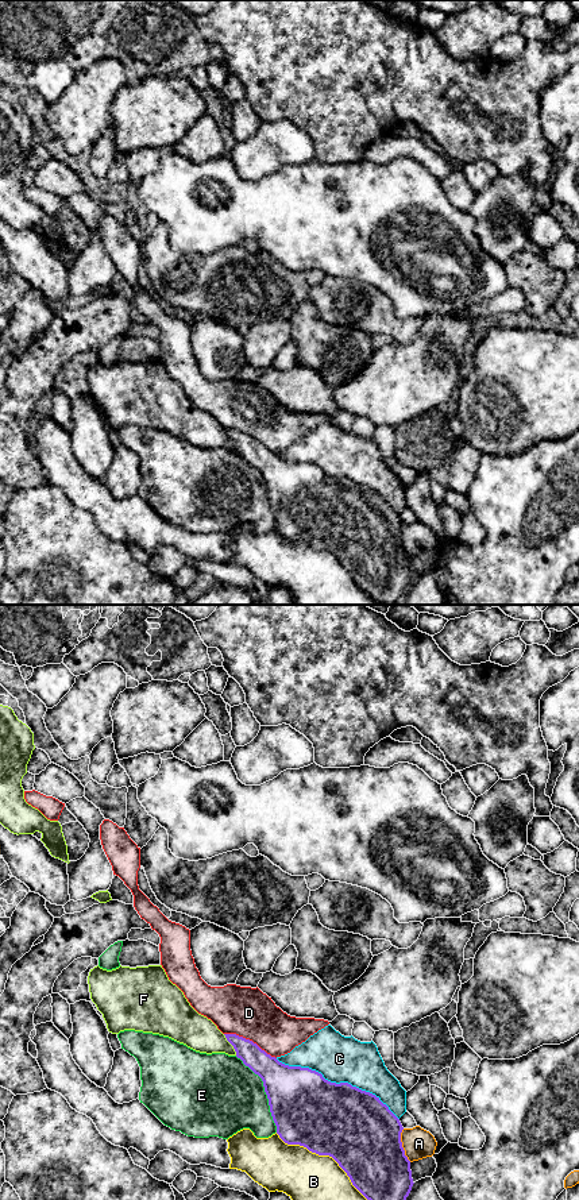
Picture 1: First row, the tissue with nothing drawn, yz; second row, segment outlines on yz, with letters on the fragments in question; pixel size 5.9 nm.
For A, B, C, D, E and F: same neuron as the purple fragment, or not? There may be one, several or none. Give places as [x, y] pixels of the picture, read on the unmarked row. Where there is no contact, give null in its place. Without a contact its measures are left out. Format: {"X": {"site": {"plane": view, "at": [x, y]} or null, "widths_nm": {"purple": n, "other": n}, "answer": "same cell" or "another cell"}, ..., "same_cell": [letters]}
{"A": {"site": {"plane": "yz", "at": [401, 540]}, "widths_nm": {"purple": 440, "other": 180}, "answer": "another cell"}, "B": {"site": {"plane": "yz", "at": [331, 551]}, "widths_nm": {"purple": 440, "other": 360}, "answer": "another cell"}, "C": {"site": {"plane": "yz", "at": [338, 479]}, "widths_nm": {"purple": 440, "other": 280}, "answer": "another cell"}, "D": {"site": {"plane": "yz", "at": [249, 435]}, "widths_nm": {"purple": 160, "other": 300}, "answer": "another cell"}, "E": {"site": {"plane": "yz", "at": [265, 486]}, "widths_nm": {"purple": 400, "other": 440}, "answer": "another cell"}, "F": {"site": {"plane": "yz", "at": [231, 439]}, "widths_nm": {"purple": 140, "other": 200}, "answer": "another cell"}, "same_cell": []}

